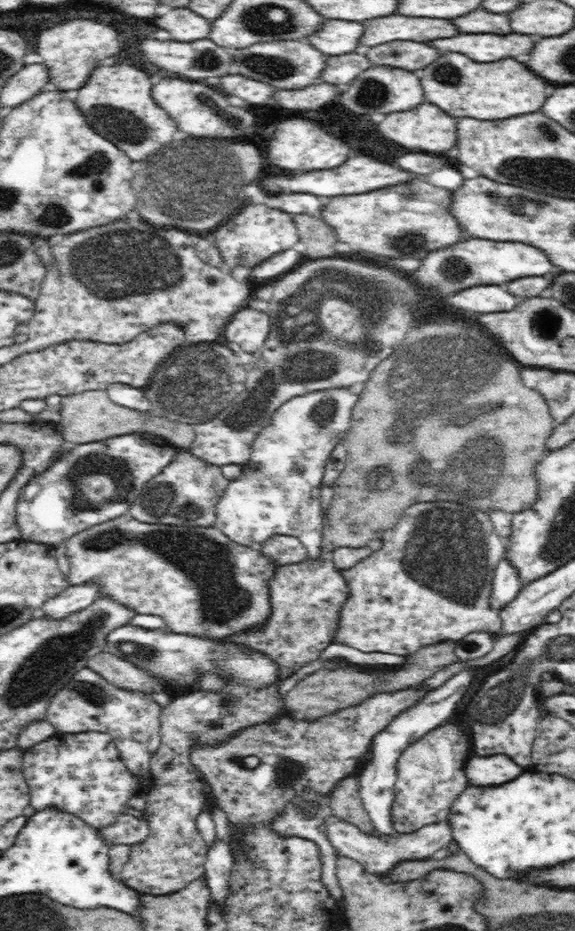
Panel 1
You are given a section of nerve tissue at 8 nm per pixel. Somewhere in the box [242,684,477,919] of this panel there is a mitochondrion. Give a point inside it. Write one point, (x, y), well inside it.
(288, 772)

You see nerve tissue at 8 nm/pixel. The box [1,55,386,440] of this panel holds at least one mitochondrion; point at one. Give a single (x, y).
(122, 263)

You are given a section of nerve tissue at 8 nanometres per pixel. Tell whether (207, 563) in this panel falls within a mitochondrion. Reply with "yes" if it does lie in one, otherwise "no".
yes

